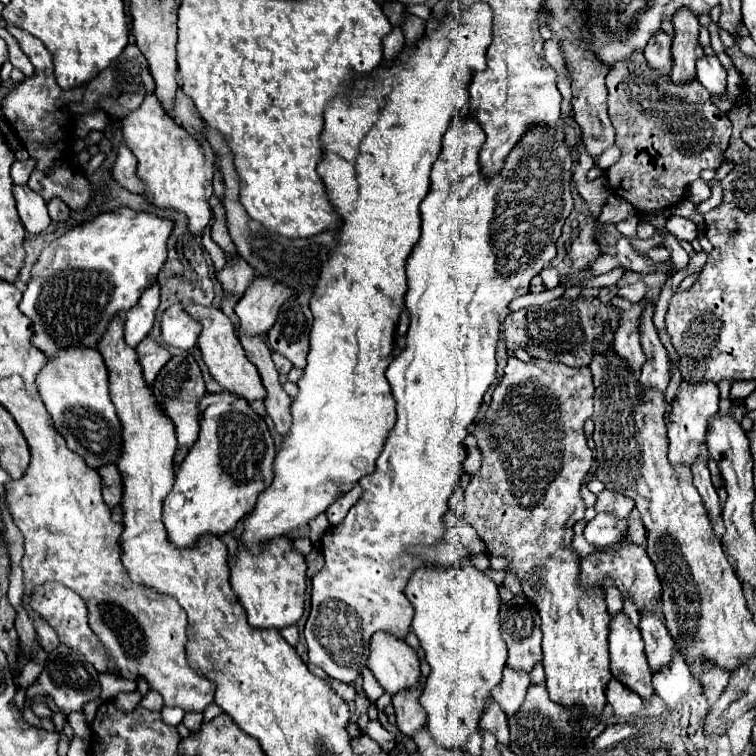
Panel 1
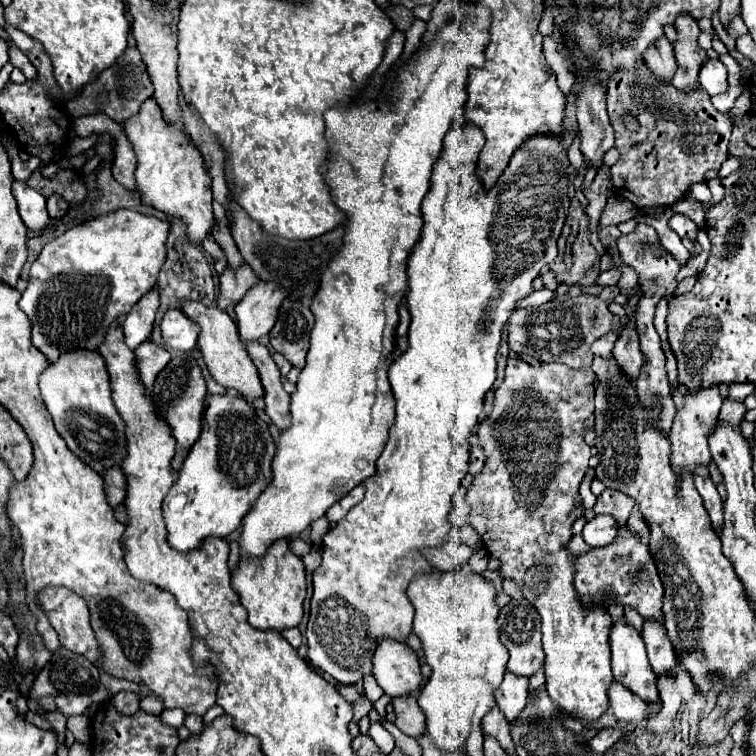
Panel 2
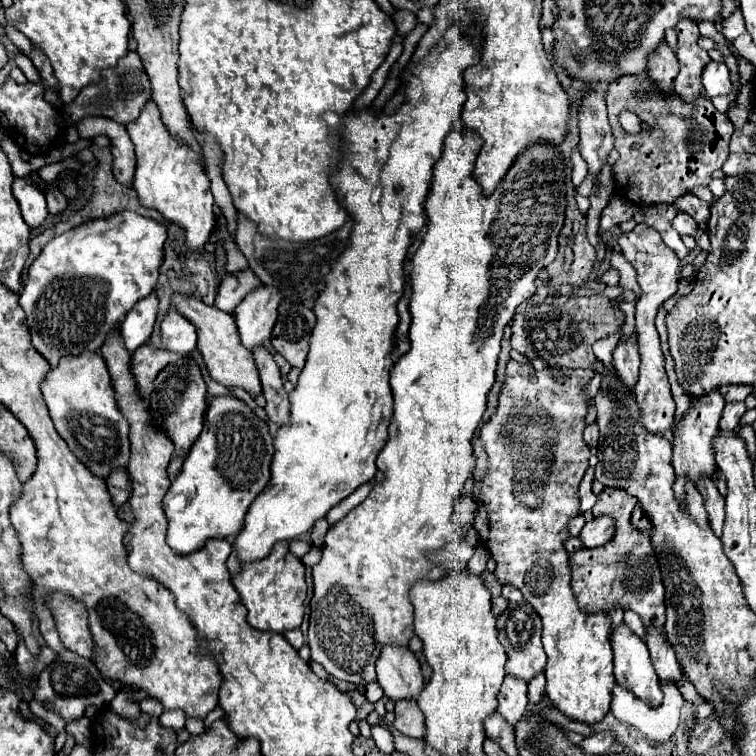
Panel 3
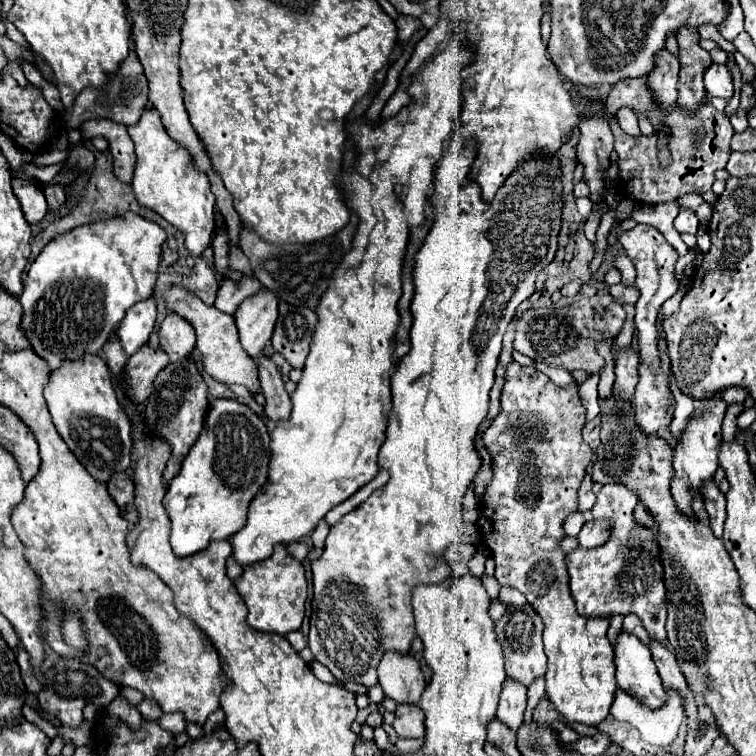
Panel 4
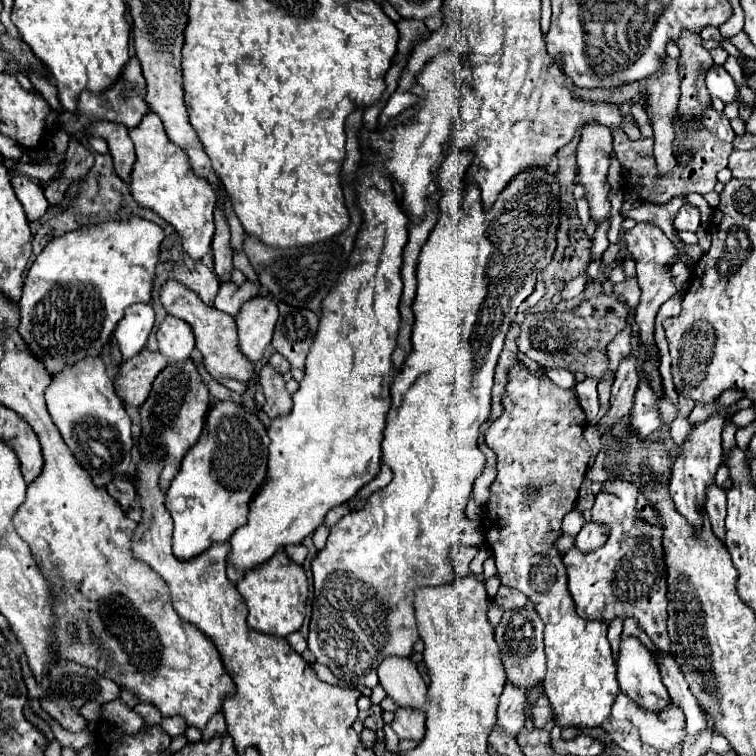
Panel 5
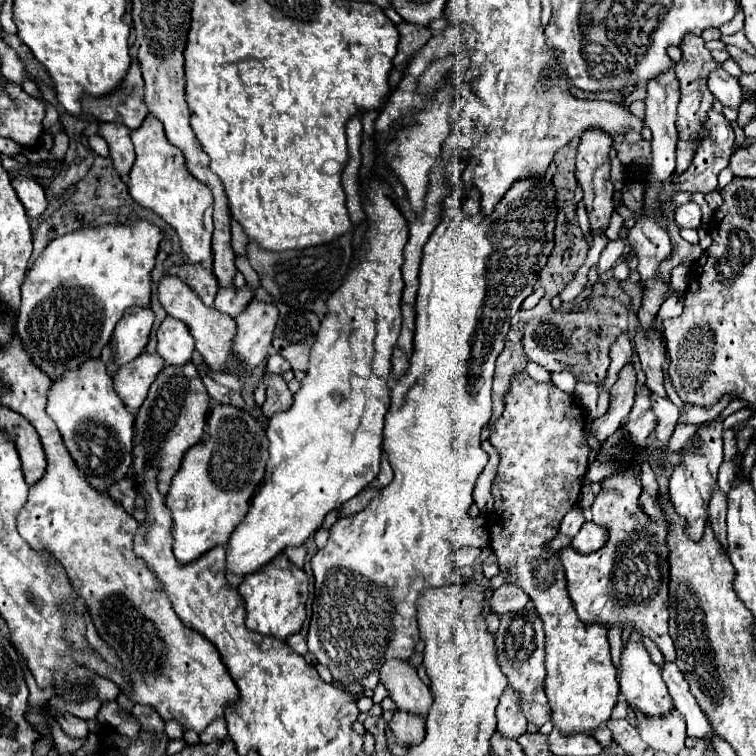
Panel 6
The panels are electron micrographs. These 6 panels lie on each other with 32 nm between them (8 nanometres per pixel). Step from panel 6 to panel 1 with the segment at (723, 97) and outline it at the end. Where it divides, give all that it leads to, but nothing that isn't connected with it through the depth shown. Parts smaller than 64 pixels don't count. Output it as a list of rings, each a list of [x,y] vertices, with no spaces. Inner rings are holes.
[[[702,56],[702,60],[698,60],[696,80],[706,86],[710,94],[722,94],[726,90],[726,68],[716,56]]]

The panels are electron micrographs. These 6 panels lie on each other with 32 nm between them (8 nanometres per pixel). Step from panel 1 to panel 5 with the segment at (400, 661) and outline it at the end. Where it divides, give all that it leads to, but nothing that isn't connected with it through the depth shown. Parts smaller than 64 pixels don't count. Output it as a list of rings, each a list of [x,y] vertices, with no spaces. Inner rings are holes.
[[[388,656],[378,666],[378,678],[380,686],[398,706],[424,710],[428,688],[418,672],[418,664],[412,658]]]

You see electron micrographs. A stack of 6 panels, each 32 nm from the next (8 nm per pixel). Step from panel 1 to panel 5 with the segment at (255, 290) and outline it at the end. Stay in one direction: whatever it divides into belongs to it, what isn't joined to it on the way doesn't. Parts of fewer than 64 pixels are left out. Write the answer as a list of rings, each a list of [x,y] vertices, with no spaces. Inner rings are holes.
[[[260,294],[246,300],[246,304],[242,304],[242,312],[238,312],[234,320],[238,324],[240,350],[250,362],[260,362],[270,346],[274,324],[278,320],[274,298],[270,294]]]

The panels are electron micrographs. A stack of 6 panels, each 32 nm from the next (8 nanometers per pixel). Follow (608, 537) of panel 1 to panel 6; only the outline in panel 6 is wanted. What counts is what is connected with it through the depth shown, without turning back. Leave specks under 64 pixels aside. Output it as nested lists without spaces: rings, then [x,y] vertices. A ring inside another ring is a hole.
[[[584,522],[582,530],[572,540],[572,548],[582,554],[590,554],[600,550],[606,544],[606,540],[608,540],[608,530],[604,526],[598,526],[594,522]]]

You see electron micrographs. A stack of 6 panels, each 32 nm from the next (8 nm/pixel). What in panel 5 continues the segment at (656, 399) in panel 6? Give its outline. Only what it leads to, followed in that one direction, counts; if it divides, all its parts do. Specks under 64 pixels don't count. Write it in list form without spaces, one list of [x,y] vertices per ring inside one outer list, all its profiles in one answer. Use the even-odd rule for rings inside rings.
[[[660,400],[660,414],[664,418],[664,428],[670,428],[670,422],[676,418],[676,406],[668,400]]]

